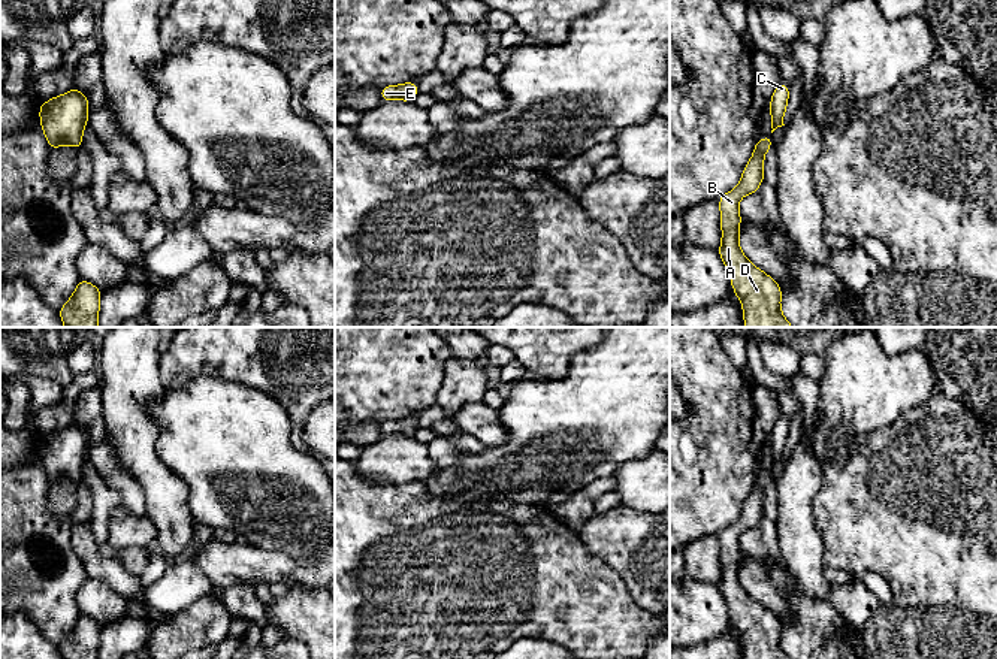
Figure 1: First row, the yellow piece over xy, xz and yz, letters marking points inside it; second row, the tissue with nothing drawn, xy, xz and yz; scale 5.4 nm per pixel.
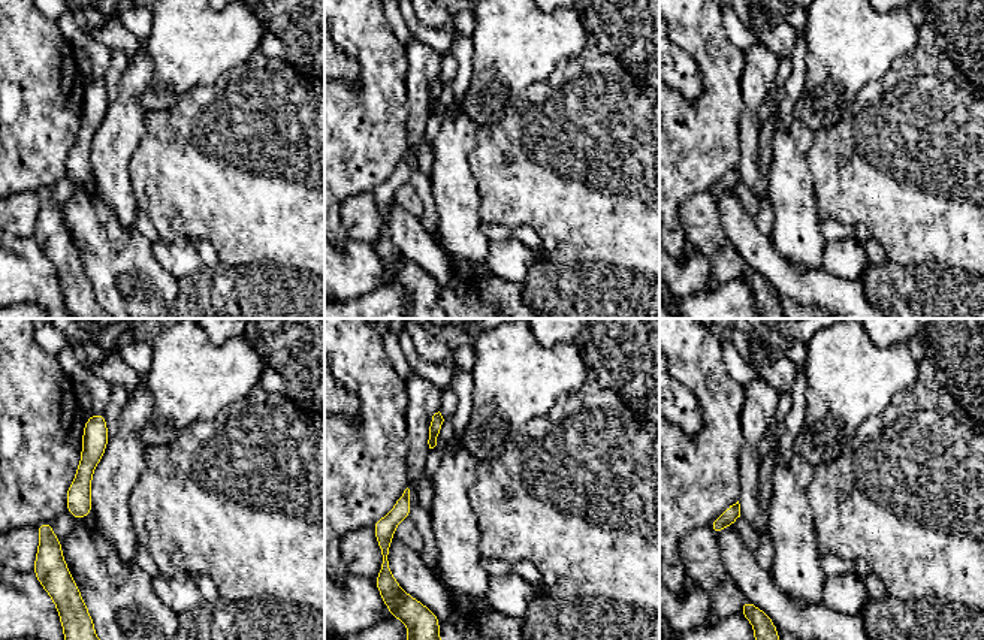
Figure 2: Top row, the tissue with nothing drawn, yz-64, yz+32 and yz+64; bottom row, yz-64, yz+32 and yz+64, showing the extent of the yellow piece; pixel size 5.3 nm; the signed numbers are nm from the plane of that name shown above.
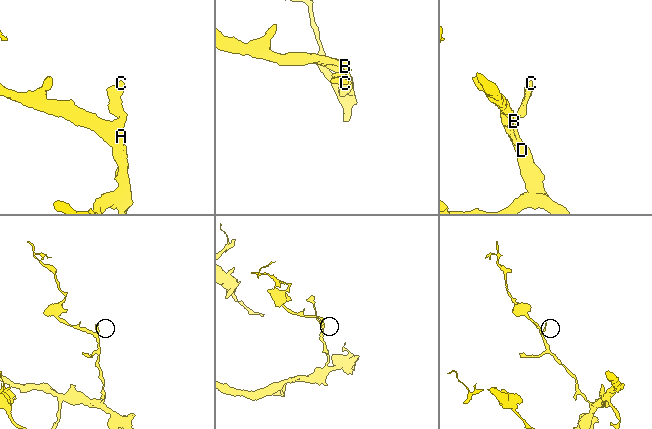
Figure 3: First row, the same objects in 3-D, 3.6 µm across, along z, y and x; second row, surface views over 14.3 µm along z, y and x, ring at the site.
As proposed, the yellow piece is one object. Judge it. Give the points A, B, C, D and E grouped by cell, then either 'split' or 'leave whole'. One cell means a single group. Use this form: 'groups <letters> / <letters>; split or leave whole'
groups A B C D E; leave whole

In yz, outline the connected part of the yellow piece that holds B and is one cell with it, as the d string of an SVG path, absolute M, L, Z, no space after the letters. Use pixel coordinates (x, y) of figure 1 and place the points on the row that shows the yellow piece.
M771 134L756 140L740 184L717 199L722 227L717 253L729 273L734 294L741 300L744 327L794 327L780 311L780 284L753 266L738 244L741 223L738 202L743 196L756 193L764 182L764 154L770 148L773 148Z

